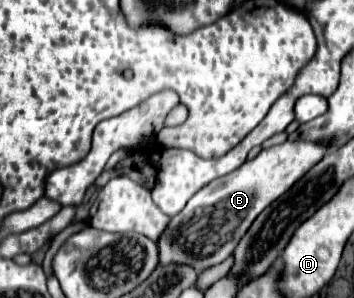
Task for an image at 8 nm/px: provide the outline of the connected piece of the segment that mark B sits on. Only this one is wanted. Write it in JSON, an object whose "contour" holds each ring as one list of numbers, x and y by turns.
{"contour":[[286,140,284,144,272,146,270,150,262,150,256,158,246,160,234,172,206,184,188,200,184,210,170,220,168,228,160,236,160,264,190,264,198,272,202,272,226,260,234,252,250,224,256,220,256,216,286,190,290,190,290,186,298,182,298,178,302,178,302,174,306,174,306,170,310,170,314,162,320,162,326,152,330,150,318,146,318,142]]}

